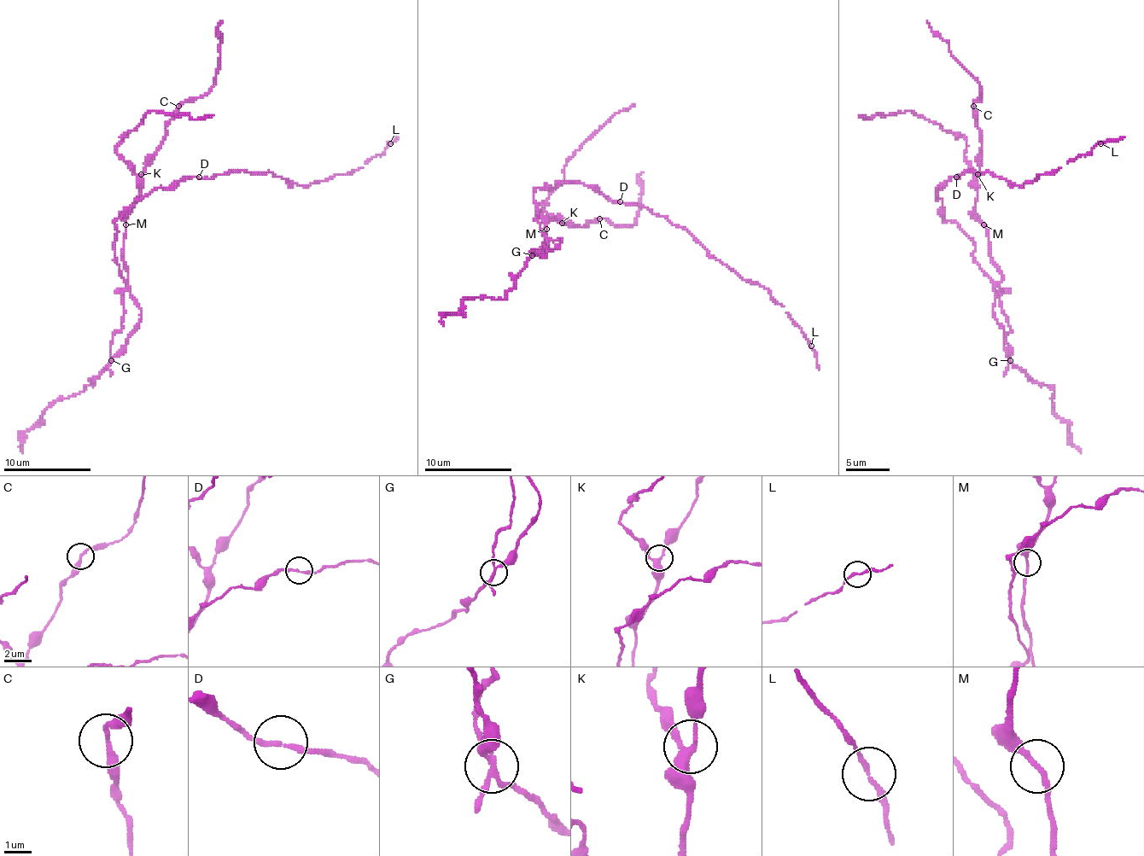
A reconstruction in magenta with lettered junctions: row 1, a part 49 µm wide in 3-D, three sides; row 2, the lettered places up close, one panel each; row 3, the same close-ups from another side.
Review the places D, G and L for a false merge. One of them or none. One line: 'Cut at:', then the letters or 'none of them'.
Cut at: G

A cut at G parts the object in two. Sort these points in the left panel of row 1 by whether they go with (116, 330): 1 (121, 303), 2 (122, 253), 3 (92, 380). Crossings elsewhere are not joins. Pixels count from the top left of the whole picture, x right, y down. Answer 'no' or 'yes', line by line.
1: yes
2: no
3: yes

